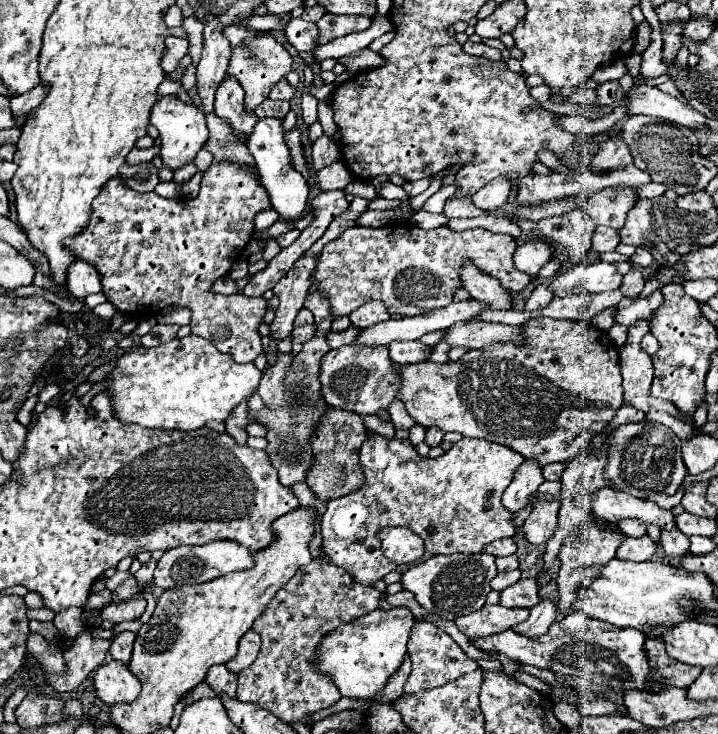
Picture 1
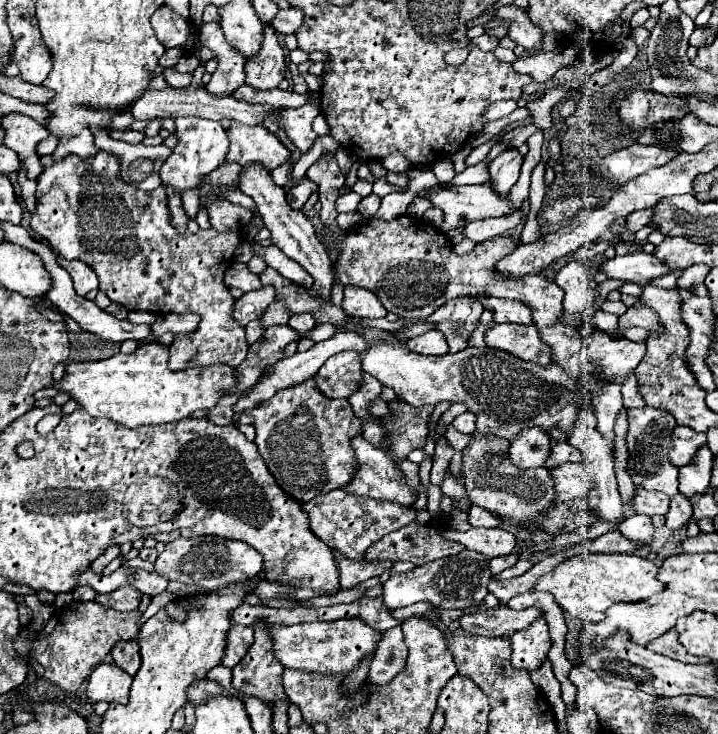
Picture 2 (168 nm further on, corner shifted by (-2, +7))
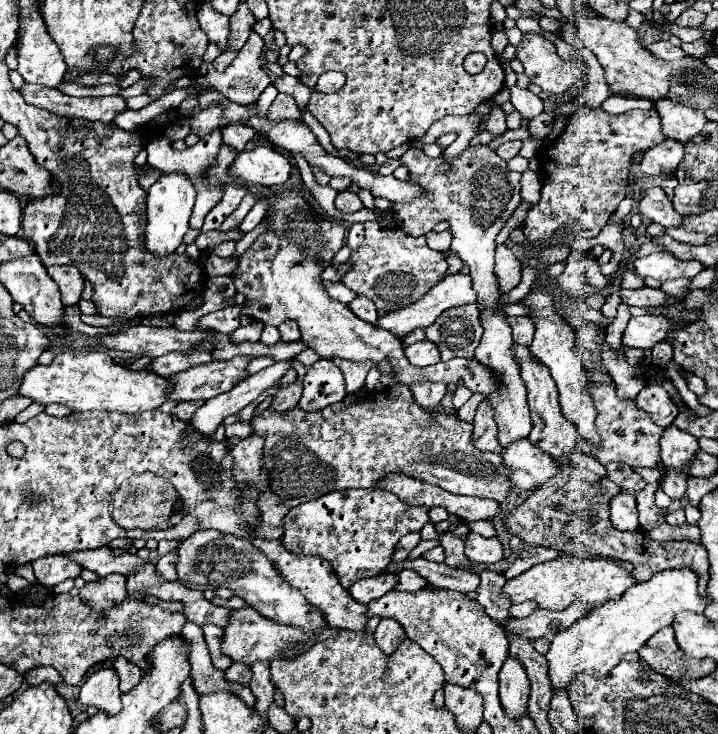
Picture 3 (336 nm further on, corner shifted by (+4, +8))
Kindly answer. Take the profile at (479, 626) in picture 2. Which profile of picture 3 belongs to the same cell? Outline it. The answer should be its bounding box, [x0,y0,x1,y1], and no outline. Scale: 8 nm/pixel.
[507,600,591,640]

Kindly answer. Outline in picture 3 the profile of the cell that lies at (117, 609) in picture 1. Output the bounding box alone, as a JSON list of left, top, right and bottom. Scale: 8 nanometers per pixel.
[79,574,127,612]

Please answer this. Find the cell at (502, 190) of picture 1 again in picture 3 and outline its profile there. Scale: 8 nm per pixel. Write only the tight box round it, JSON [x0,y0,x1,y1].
[497,140,521,160]

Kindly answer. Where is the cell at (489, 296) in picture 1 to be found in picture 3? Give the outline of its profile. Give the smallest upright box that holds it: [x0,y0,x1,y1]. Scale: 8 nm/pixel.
[507,316,535,346]

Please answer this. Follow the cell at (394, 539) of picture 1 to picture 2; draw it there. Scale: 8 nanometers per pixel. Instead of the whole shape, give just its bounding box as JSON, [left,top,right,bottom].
[303,489,417,561]

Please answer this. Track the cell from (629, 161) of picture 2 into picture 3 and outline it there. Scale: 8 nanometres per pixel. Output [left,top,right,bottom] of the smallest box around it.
[639,138,683,176]

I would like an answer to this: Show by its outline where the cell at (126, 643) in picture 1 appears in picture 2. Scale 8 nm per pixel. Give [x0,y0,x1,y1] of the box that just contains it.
[111,641,141,677]

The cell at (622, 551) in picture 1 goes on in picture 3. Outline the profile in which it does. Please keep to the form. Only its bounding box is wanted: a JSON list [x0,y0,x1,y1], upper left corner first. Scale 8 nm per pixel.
[611,494,639,532]

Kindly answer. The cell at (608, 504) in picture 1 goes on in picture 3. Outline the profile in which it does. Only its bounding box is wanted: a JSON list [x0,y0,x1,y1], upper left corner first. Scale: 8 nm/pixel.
[501,440,563,490]

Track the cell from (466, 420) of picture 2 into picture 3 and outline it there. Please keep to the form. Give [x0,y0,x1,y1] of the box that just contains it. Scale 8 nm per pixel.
[457,394,485,422]

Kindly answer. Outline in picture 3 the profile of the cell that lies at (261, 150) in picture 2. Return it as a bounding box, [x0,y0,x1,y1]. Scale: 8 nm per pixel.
[229,146,291,186]

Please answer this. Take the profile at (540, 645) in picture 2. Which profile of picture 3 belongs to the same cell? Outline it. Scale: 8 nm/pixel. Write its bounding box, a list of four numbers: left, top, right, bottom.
[499,656,529,718]

